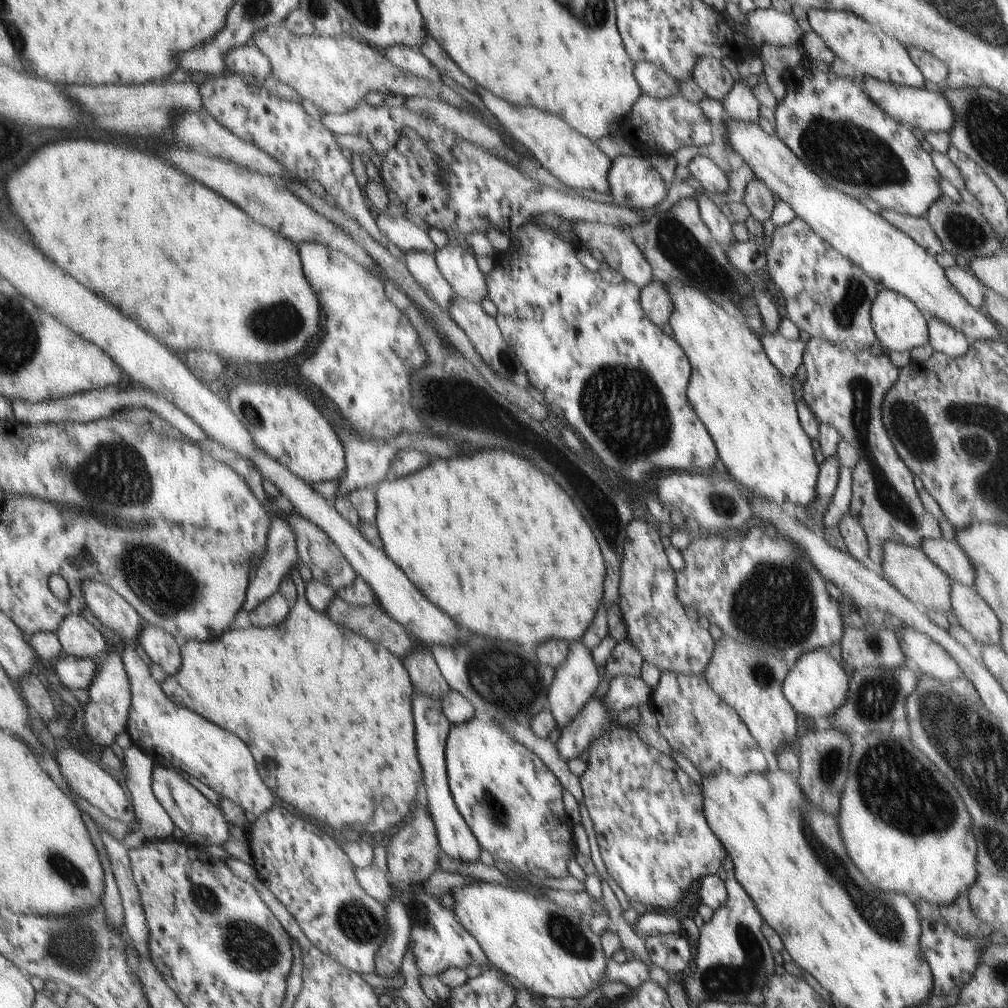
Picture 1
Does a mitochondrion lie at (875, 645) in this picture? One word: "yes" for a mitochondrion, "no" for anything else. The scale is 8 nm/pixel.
yes

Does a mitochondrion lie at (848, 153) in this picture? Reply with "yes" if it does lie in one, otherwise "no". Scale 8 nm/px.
yes

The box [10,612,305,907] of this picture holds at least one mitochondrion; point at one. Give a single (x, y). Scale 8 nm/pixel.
(61, 864)

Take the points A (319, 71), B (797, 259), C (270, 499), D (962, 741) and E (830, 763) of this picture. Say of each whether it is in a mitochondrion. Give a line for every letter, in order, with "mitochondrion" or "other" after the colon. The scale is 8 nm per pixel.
A: other
B: other
C: other
D: mitochondrion
E: mitochondrion

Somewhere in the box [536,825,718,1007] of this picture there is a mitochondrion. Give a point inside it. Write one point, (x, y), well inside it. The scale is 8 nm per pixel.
(568, 937)

